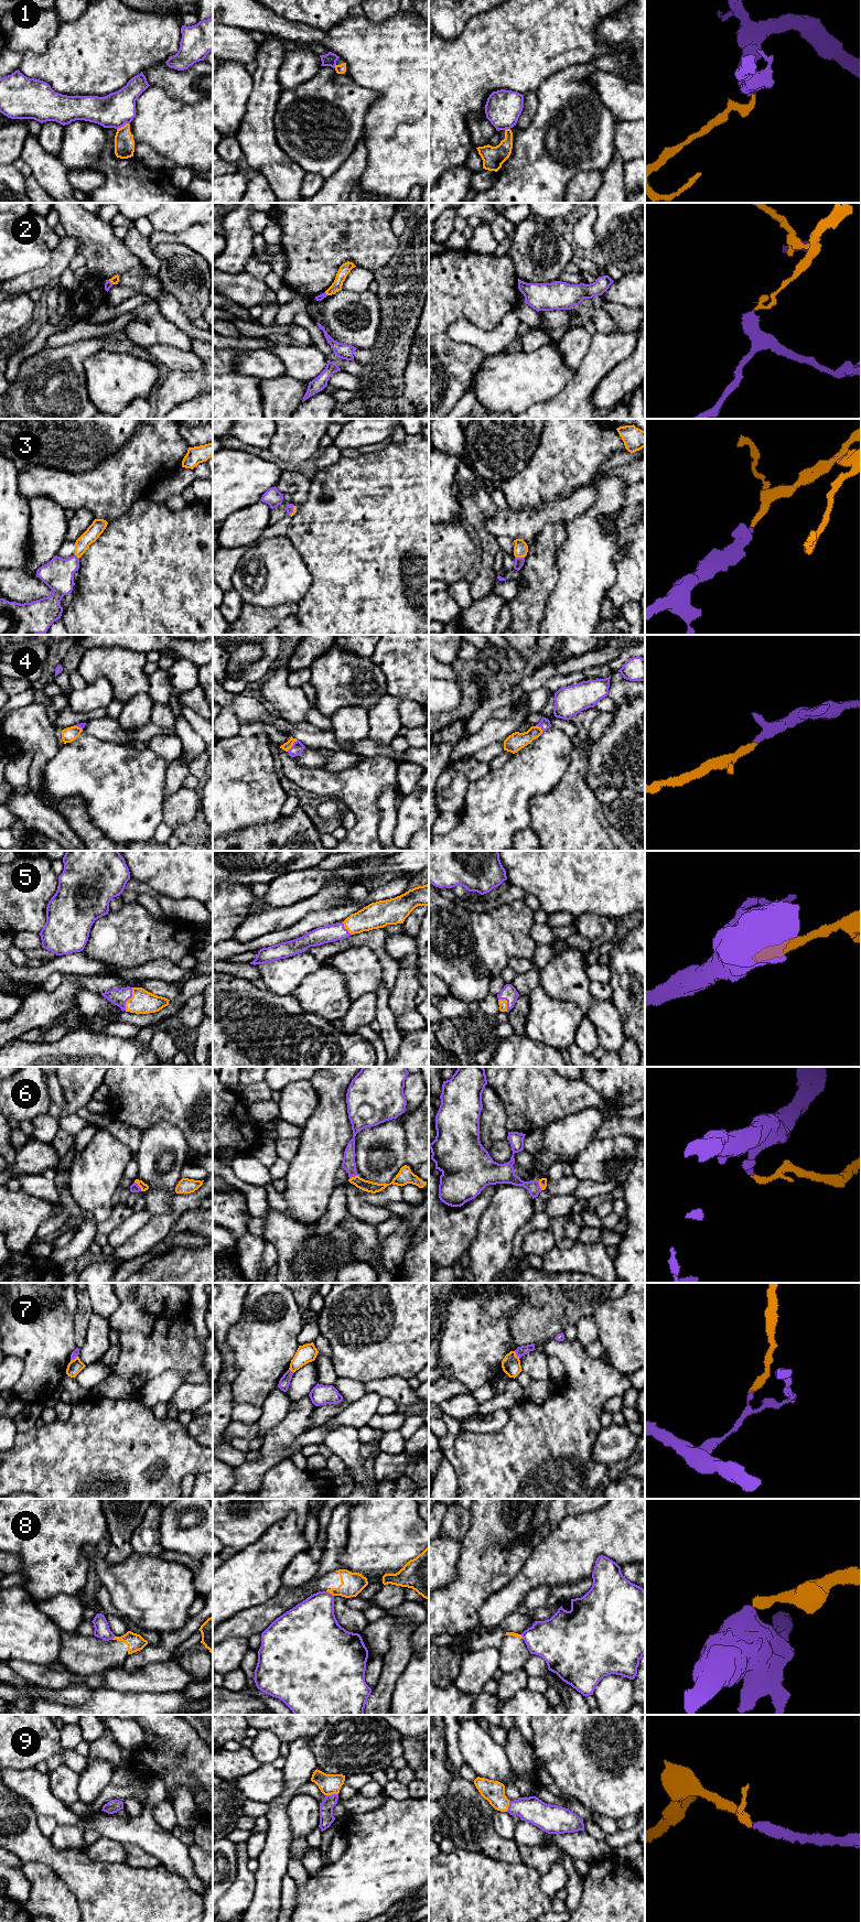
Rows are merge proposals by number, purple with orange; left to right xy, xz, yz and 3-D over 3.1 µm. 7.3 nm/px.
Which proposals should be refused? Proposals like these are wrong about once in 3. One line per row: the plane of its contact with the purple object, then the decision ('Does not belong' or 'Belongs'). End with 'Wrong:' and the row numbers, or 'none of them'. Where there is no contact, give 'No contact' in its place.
1: Touches purple in xy. Does not belong
2: Touches purple in xy. Does not belong
3: Touches purple in yz. Belongs
4: Touches purple in xz. Belongs
5: Touches purple in xy. Belongs
6: Touches purple in xy. Belongs
7: Touches purple in yz. Does not belong
8: Touches purple in xz. Does not belong
9: Touches purple in xz. Belongs
Wrong: 1, 2, 7, 8

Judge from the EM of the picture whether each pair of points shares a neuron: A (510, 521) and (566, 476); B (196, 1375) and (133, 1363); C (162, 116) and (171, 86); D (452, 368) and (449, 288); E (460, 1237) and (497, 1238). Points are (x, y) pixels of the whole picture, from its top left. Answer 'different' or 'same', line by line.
A: different
B: same
C: different
D: same
E: different

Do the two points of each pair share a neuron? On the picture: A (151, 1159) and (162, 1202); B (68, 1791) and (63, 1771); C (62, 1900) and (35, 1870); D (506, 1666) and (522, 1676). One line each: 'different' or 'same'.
A: same
B: same
C: same
D: different

